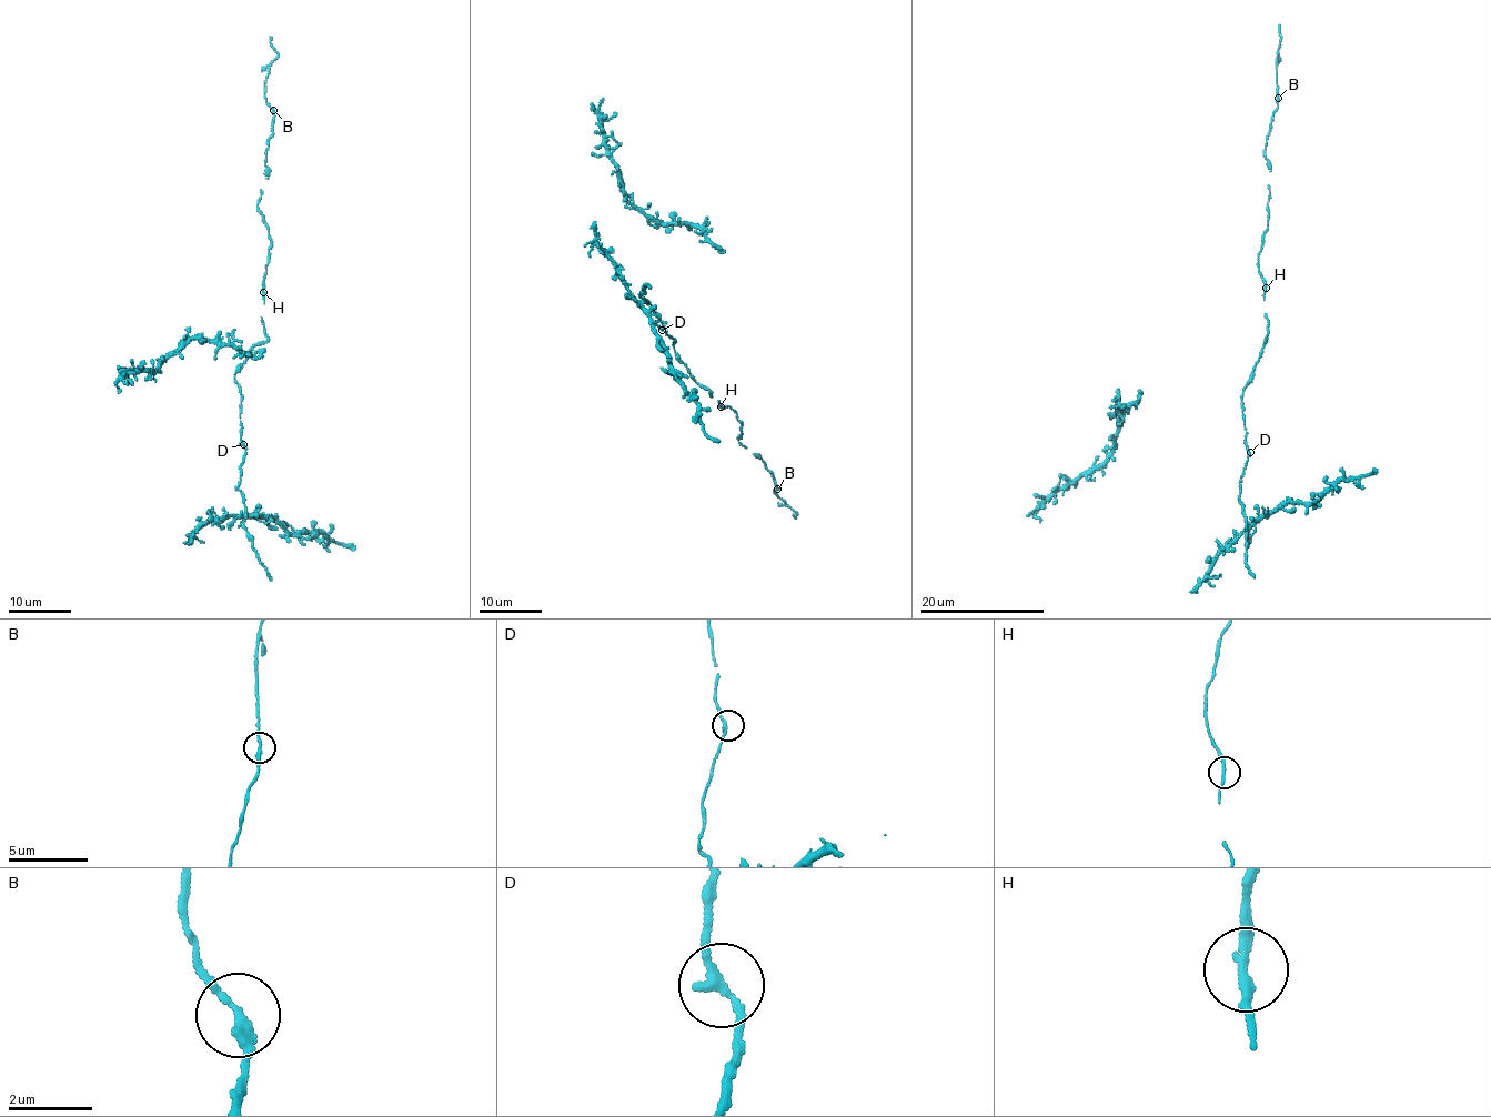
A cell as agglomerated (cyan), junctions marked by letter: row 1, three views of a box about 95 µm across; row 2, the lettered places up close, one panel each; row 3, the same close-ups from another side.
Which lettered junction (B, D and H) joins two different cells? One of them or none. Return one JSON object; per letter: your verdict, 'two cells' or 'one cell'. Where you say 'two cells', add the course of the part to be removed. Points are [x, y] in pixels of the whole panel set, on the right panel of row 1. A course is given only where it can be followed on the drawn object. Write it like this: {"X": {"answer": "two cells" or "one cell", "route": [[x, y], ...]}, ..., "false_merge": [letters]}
{"B": {"answer": "one cell"}, "D": {"answer": "one cell"}, "H": {"answer": "one cell"}, "false_merge": []}

